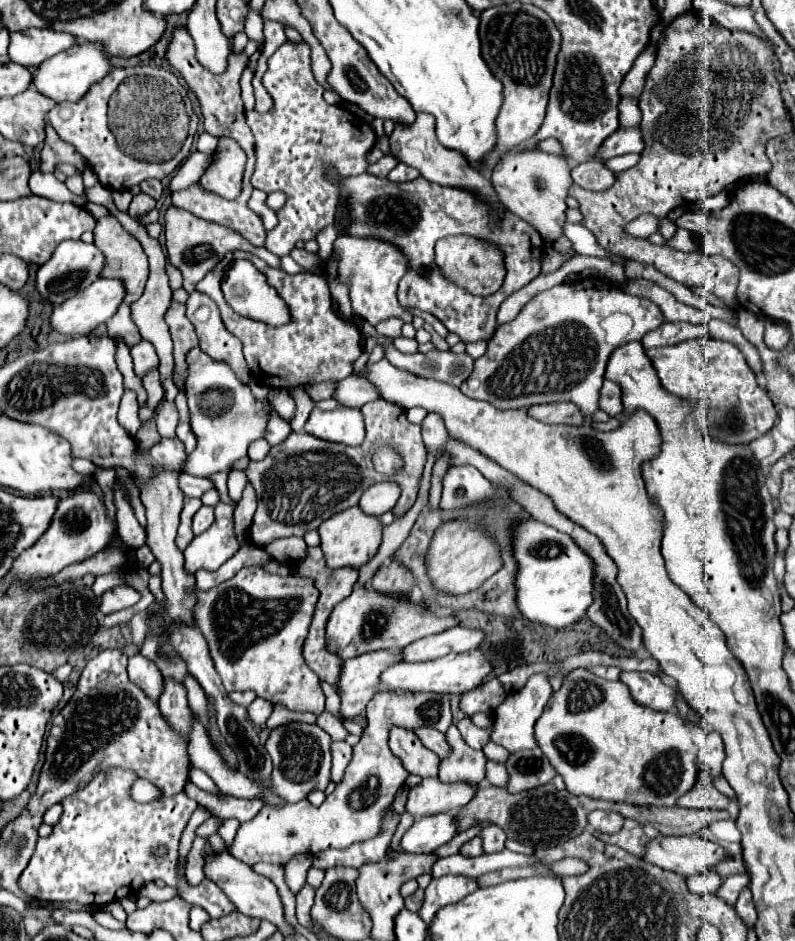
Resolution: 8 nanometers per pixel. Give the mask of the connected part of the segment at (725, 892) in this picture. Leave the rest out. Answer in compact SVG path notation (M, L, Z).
M734 874L734 876L728 876L720 890L716 892L718 898L722 898L728 906L734 906L736 904L736 898L740 896L740 892L750 884L750 878L746 874Z

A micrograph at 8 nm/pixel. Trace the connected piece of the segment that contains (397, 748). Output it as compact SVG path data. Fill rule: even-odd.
M392 726L388 738L390 738L388 746L402 760L404 768L410 774L416 774L422 778L438 776L440 758L436 754L432 754L432 750L428 750L412 730Z

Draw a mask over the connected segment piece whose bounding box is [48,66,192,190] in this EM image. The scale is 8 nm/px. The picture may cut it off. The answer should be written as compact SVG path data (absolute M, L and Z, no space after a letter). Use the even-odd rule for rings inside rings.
M114 68L104 80L100 80L98 84L94 84L90 88L90 92L80 100L80 102L62 102L56 108L52 108L48 112L48 122L50 126L58 132L58 136L64 142L70 142L90 164L90 168L96 172L98 180L102 186L108 186L112 190L130 190L134 186L138 186L140 182L148 180L148 178L158 178L164 180L166 176L170 176L190 154L192 150L192 140L188 138L188 142L182 146L182 150L168 162L144 162L144 160L136 160L130 156L124 156L116 144L116 138L112 136L112 132L108 130L108 120L106 120L106 110L108 110L108 98L114 94L114 90L120 86L120 82L124 80L124 76L132 76L132 74L146 74L146 68Z

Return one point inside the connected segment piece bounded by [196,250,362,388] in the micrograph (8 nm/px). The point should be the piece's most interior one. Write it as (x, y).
(317, 346)

